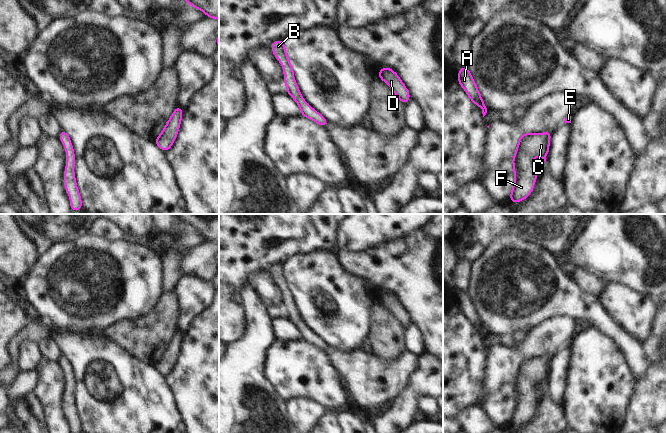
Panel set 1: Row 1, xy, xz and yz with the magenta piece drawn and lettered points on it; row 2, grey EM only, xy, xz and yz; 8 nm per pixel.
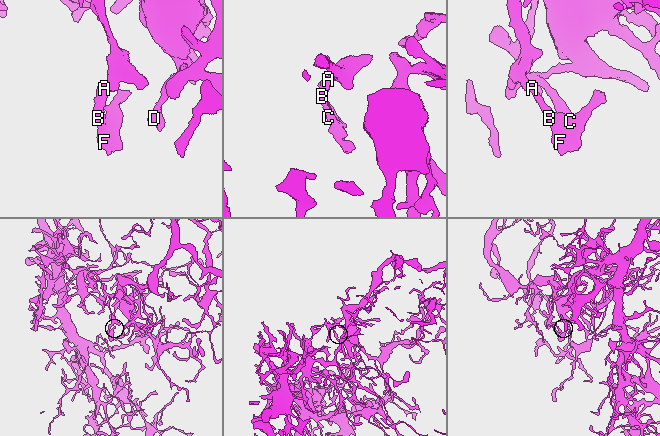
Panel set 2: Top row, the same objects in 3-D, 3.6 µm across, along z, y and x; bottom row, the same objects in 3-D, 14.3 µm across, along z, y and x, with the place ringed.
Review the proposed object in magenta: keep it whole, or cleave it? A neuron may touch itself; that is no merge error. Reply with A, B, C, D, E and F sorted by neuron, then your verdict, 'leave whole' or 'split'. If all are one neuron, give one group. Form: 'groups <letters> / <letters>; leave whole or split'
groups A B C D E F; leave whole

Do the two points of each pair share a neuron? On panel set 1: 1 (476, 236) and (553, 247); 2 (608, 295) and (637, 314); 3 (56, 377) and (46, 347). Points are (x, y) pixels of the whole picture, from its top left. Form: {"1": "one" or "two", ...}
{"1": "one", "2": "one", "3": "two"}

